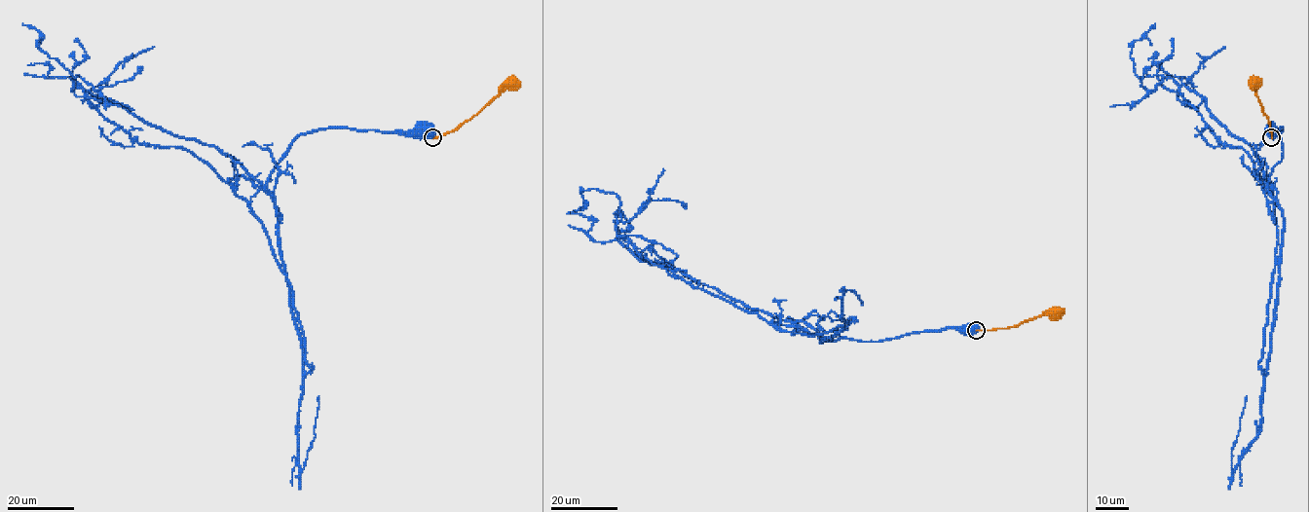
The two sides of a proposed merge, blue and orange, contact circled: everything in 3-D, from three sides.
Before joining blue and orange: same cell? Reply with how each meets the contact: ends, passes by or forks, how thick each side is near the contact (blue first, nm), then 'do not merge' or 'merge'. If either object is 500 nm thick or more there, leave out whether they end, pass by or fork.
750 nm thick on the blue side, 240 nm on the other; do not merge

